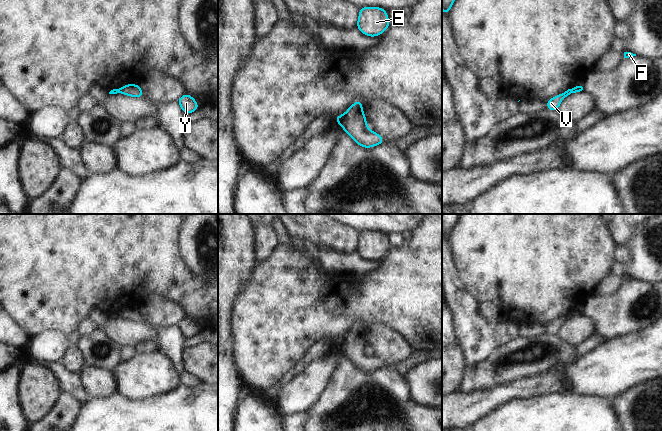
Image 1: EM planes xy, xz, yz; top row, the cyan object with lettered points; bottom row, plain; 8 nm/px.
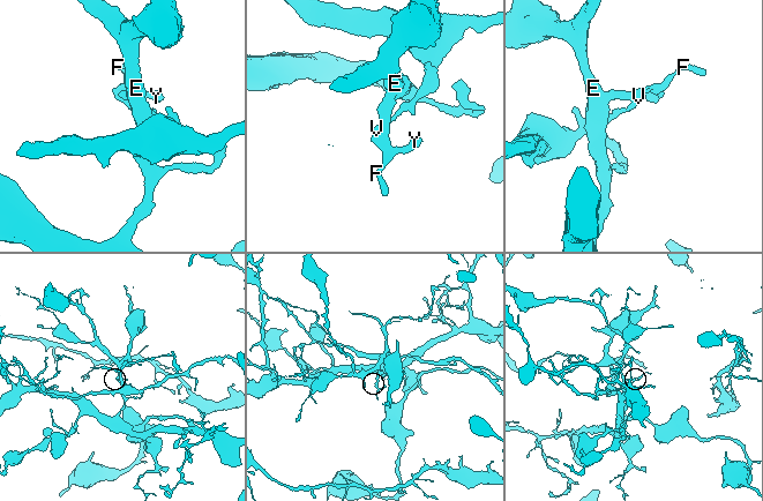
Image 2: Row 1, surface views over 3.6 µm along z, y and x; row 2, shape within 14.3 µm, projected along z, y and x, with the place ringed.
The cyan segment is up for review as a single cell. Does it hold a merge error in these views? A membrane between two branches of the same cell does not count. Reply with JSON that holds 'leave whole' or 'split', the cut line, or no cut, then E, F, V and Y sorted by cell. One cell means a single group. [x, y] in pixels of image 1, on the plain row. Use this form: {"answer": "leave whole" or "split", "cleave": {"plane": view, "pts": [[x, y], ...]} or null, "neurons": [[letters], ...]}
{"answer": "split", "cleave": {"plane": "xz", "pts": [[344, 338], [344, 342], [339, 347]]}, "neurons": [["E", "F", "Y"], ["V"]]}

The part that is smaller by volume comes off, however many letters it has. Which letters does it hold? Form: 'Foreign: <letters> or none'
Foreign: V

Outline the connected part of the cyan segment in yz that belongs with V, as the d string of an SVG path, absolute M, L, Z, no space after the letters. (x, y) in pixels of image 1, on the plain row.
M568 313L564 317L560 317L558 319L556 319L555 321L553 321L552 323L547 324L546 325L547 334L549 334L549 335L558 335L559 329L560 329L561 325L565 321L567 321L568 319L570 319L571 317L572 317L572 313Z

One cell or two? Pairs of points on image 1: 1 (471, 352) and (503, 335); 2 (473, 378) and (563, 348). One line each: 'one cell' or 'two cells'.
1: one cell
2: one cell

